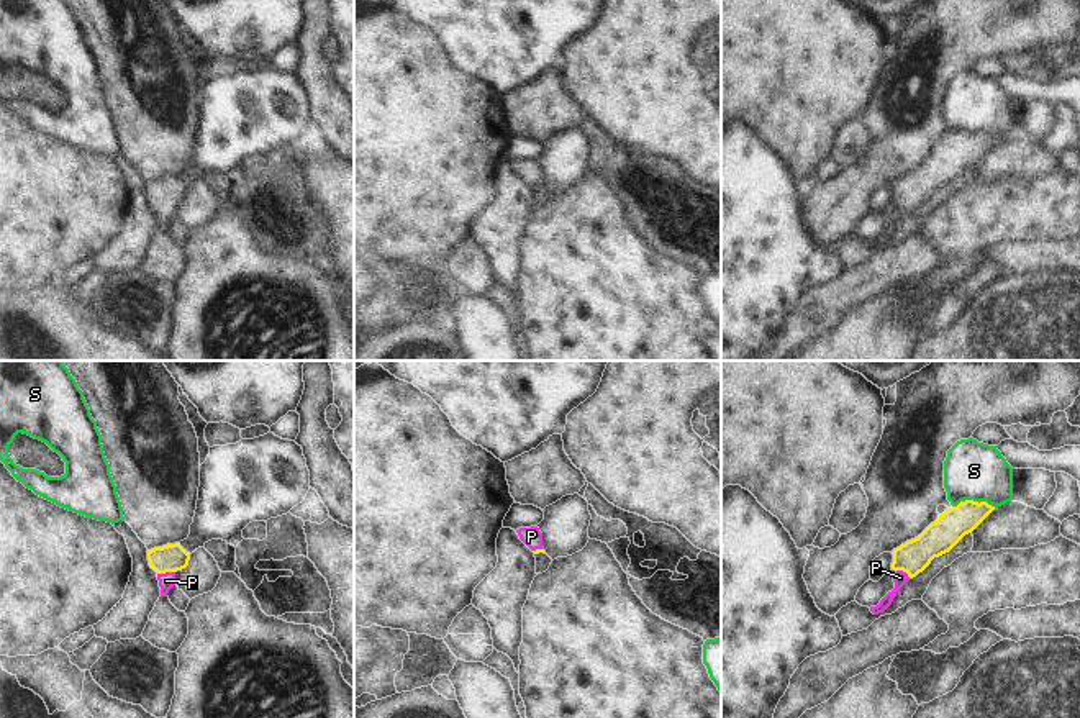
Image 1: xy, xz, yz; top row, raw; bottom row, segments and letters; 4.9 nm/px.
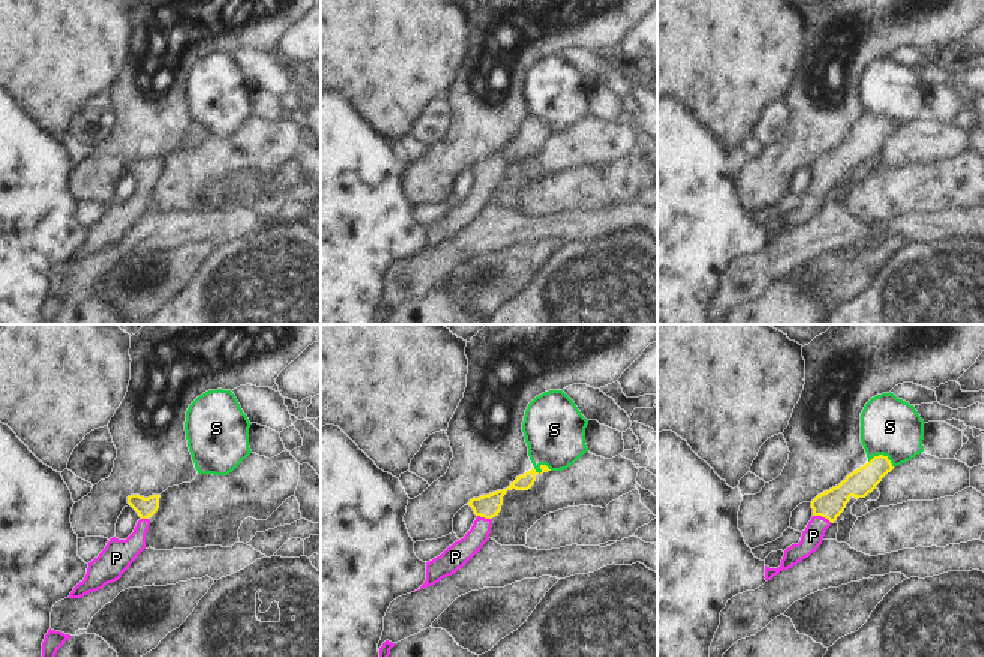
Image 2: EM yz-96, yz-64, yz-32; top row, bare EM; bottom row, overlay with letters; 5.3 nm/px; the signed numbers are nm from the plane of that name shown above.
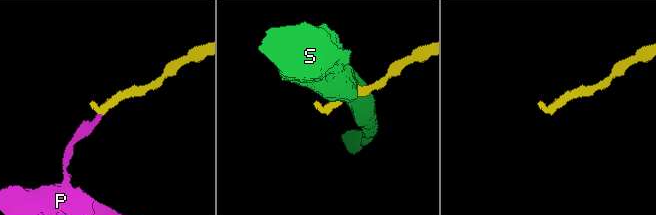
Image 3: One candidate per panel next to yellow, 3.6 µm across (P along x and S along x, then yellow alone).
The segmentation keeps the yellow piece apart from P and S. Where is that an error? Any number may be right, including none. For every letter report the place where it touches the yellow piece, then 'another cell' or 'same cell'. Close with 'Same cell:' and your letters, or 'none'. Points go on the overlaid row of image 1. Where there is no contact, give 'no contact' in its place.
P: meets yellow in xy at (166, 571); same cell
S: meets yellow in yz at (972, 500); another cell
Same cell: P

